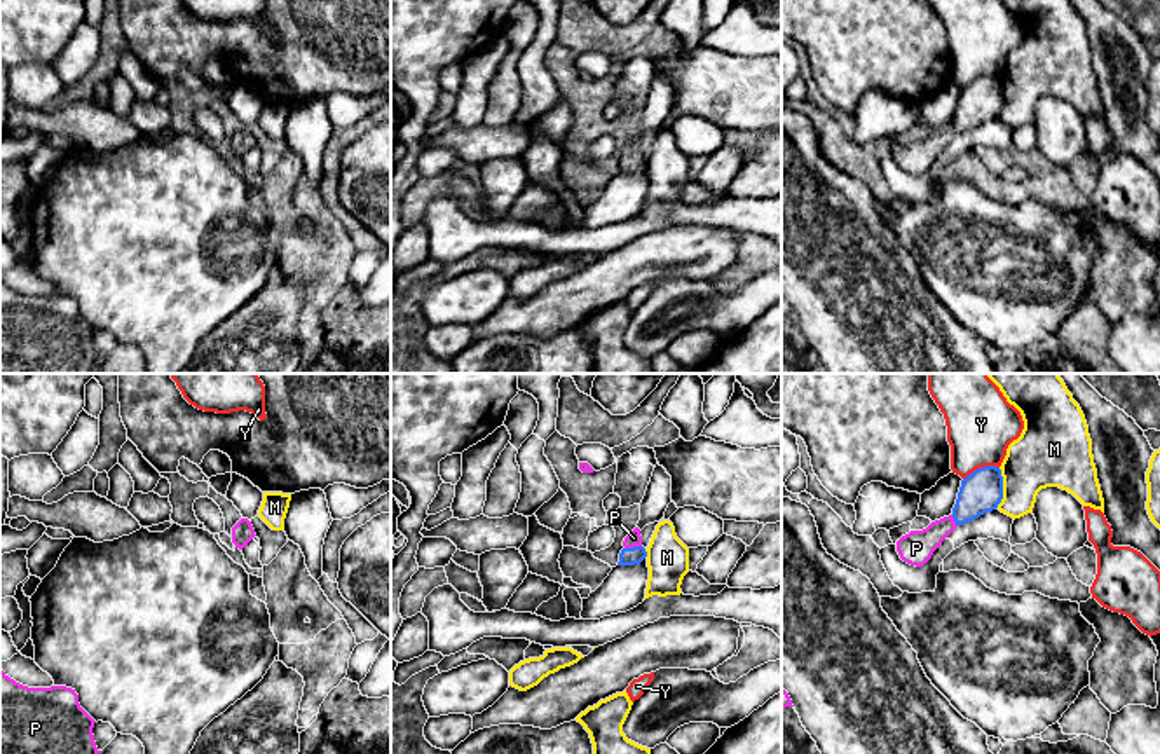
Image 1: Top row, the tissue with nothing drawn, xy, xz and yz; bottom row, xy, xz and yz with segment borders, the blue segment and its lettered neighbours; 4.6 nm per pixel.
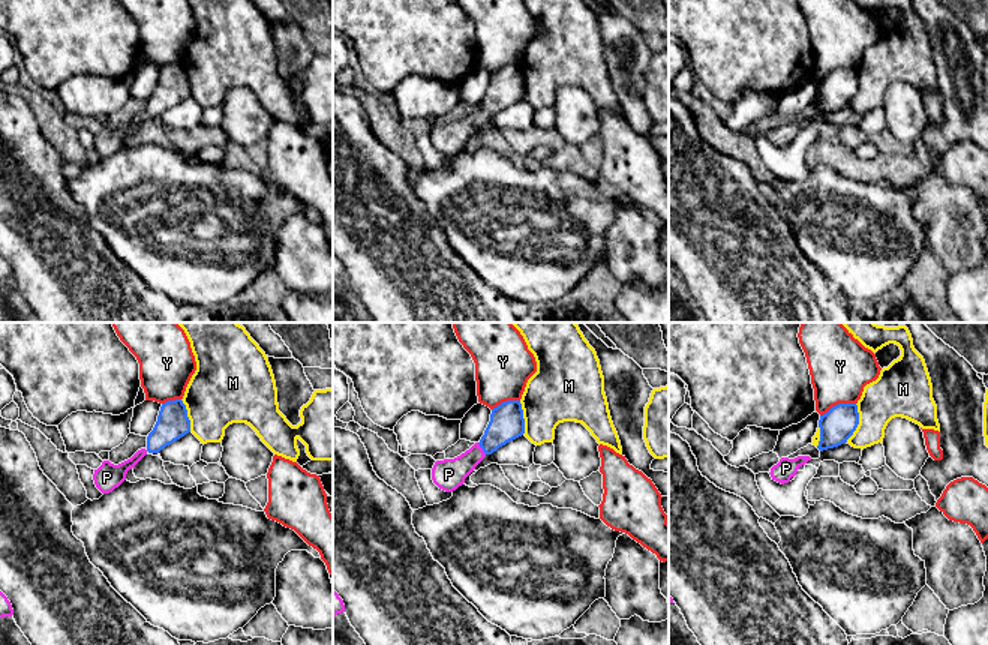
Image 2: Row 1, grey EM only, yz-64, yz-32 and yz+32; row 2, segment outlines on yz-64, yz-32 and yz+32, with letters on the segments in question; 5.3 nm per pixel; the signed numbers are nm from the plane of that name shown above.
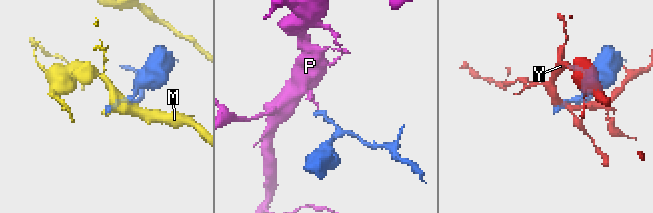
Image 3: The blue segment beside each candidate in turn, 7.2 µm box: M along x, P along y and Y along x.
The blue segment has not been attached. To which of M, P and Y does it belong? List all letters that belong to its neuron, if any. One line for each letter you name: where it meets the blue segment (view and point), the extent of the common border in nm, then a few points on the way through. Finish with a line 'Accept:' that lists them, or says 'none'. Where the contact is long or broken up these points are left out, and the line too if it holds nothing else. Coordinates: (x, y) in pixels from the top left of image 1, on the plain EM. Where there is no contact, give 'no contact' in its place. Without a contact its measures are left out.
P: contact xz (634, 156); length 80 nm; way xz (634, 164), (634, 156), (634, 147)
Accept: P

